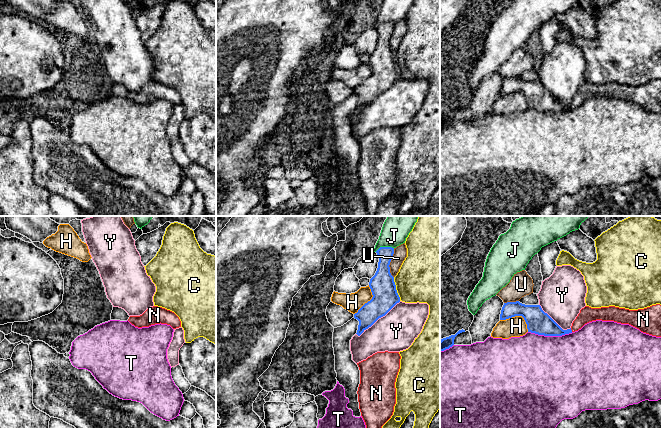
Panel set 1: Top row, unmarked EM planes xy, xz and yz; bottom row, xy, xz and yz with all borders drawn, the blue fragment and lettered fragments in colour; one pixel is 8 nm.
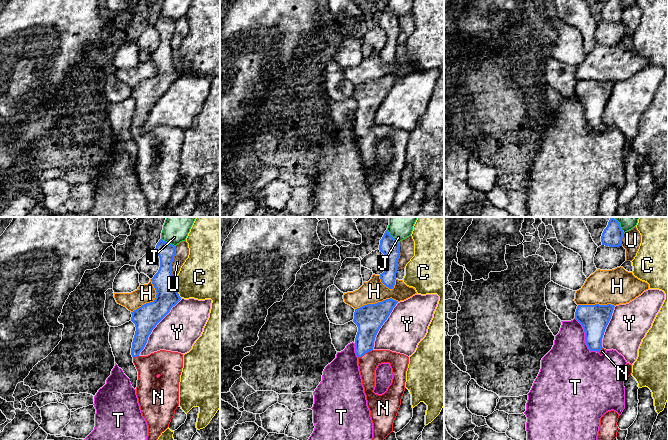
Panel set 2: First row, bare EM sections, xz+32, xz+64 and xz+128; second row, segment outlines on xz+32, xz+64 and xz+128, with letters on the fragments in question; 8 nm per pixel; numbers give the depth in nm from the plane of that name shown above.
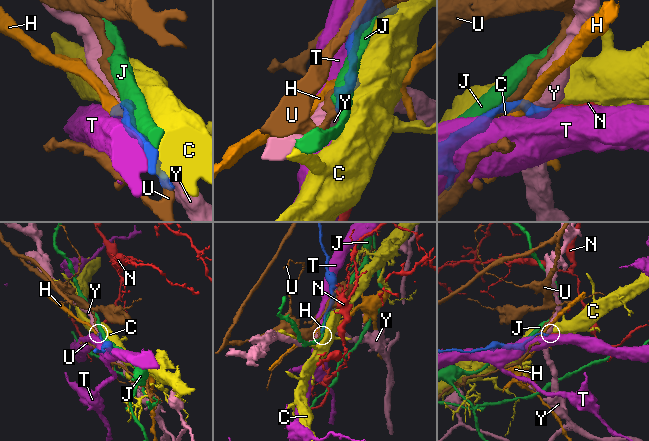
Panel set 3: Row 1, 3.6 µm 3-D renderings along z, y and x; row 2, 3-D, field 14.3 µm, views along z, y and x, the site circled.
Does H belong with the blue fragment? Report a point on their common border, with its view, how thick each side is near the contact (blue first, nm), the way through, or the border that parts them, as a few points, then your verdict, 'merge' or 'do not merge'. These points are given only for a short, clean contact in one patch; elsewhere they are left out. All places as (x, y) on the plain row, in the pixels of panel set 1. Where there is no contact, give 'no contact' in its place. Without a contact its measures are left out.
meets blue in yz at (518, 91); 190 nm thick on the blue side, 160 nm on the other; do not merge

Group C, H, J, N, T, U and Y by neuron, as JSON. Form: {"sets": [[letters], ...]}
{"sets": [["C"], ["H"], ["J"], ["N"], ["T"], ["U"], ["Y"]]}

